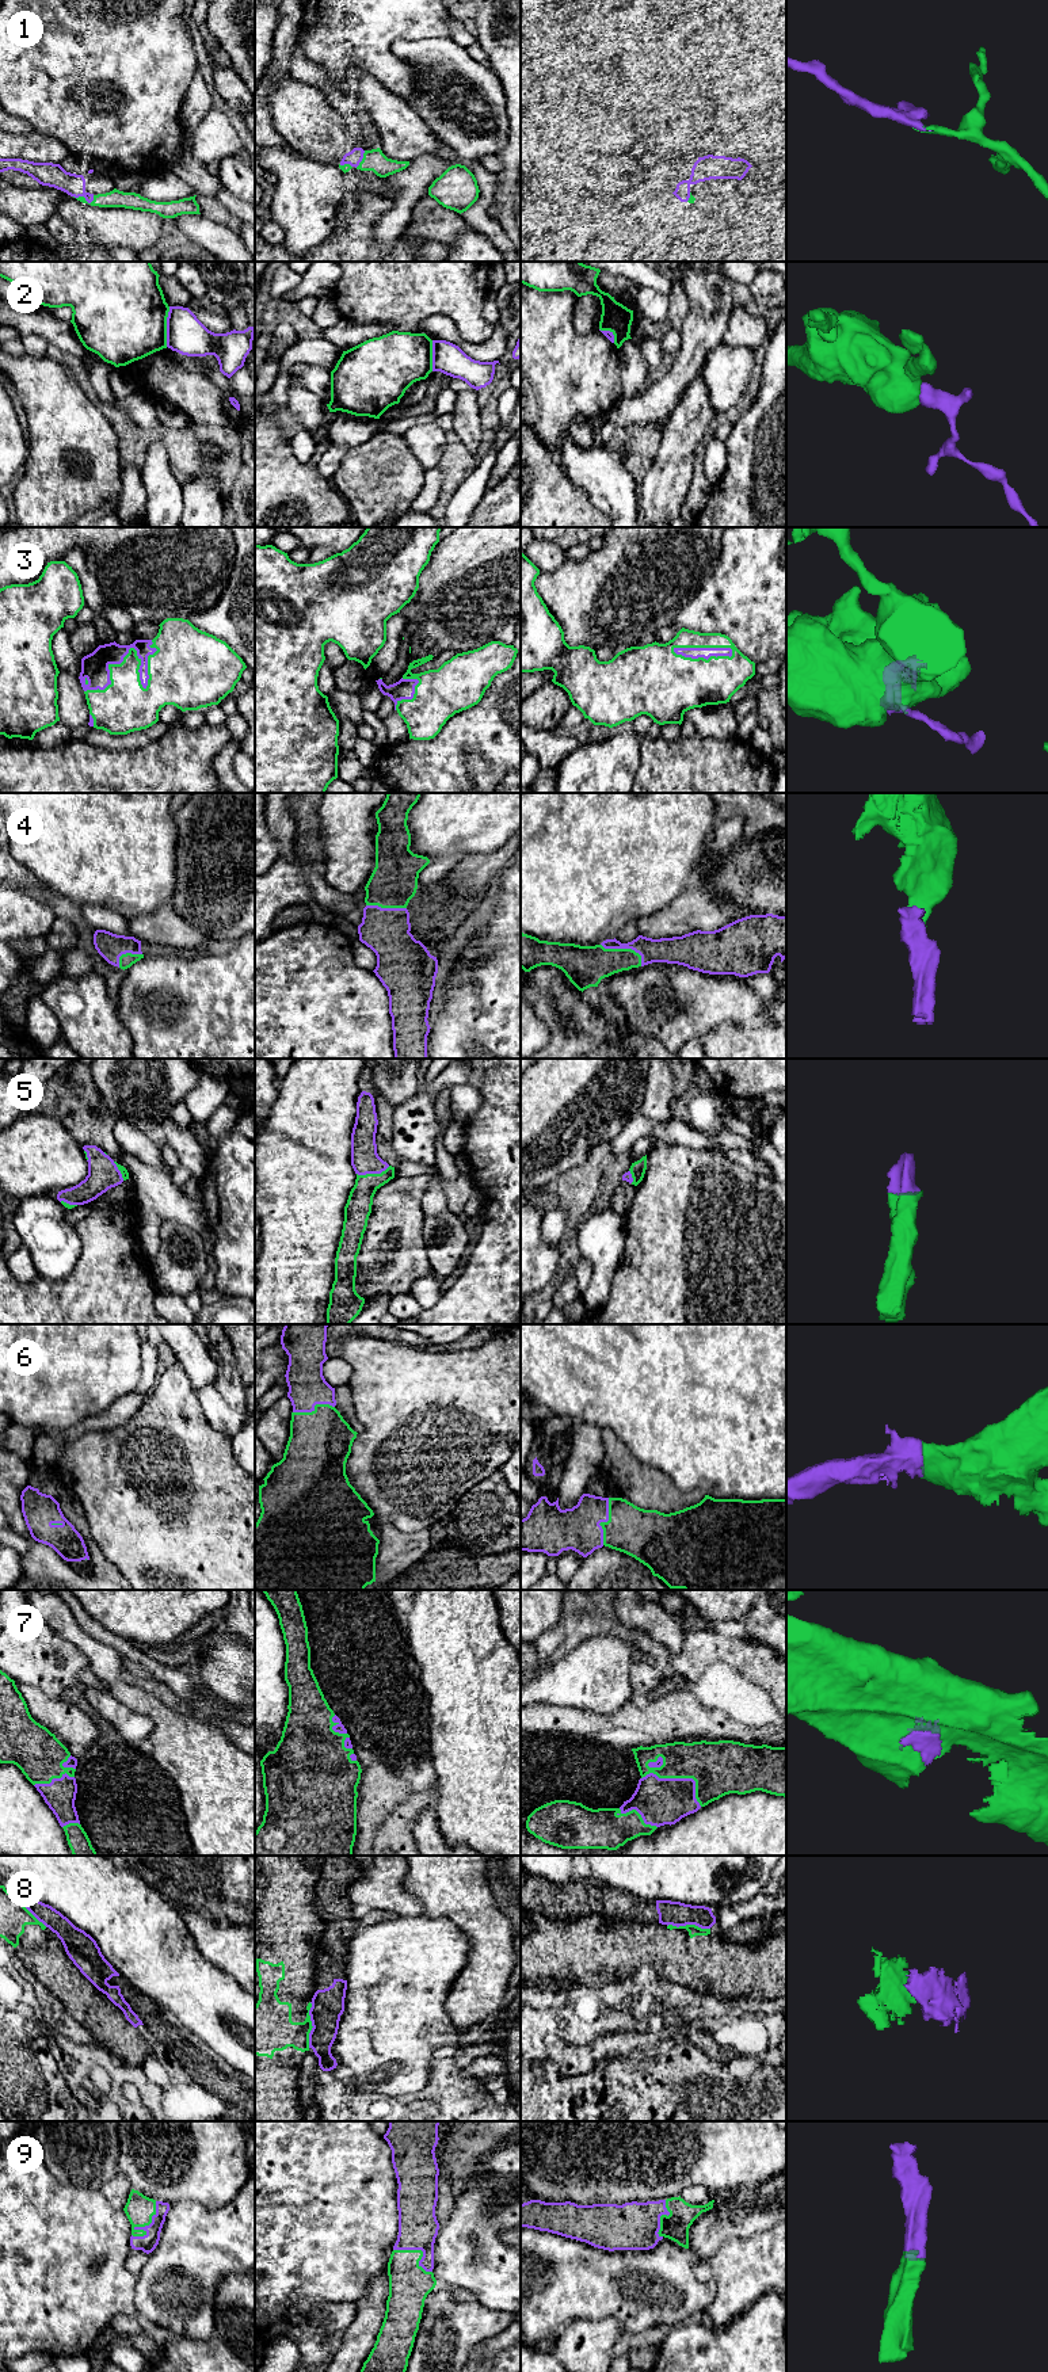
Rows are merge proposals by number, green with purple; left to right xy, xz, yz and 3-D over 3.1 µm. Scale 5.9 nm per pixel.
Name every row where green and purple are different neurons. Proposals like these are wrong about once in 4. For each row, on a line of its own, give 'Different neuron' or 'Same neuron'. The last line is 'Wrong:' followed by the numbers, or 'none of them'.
1: Same neuron
2: Different neuron
3: Same neuron
4: Same neuron
5: Same neuron
6: Same neuron
7: Same neuron
8: Different neuron
9: Same neuron
Wrong: 2, 8

